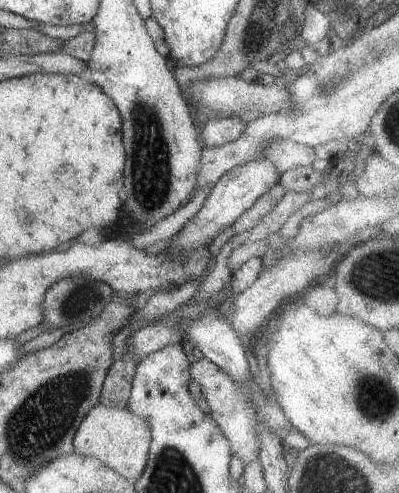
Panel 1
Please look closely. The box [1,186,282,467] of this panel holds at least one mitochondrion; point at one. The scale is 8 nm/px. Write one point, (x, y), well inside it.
(46, 415)

